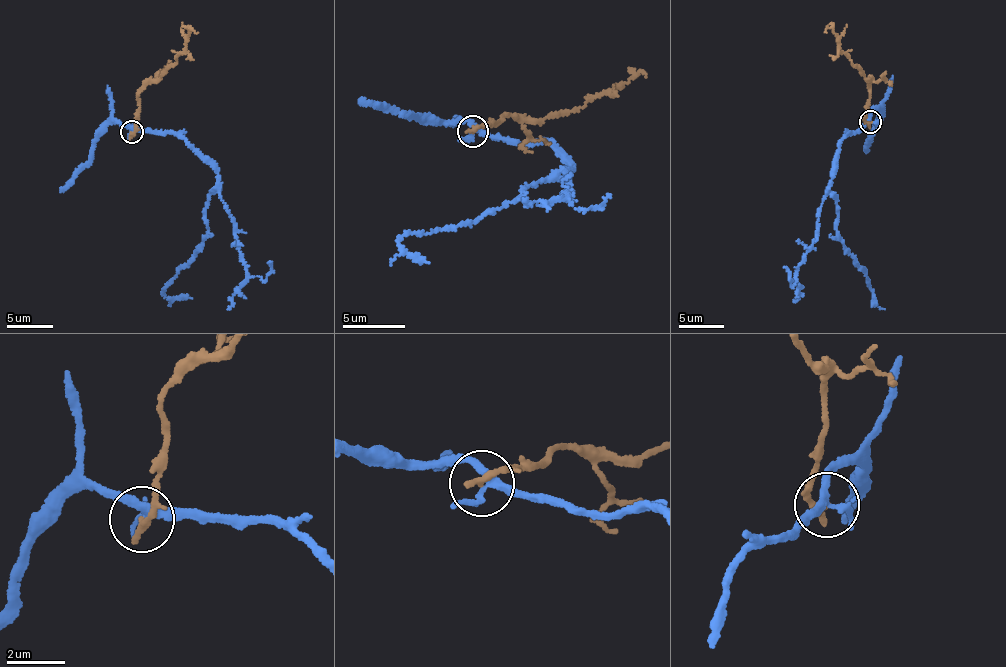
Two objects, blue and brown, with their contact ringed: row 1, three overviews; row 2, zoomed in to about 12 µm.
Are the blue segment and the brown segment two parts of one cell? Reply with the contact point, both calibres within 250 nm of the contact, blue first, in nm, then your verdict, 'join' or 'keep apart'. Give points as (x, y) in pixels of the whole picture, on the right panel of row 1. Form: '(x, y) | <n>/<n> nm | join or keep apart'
(870, 122) | 220/240 nm | keep apart

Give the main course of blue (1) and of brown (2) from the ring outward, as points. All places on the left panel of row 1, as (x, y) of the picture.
1: (132, 132), (186, 138), (217, 176), (206, 209), (208, 235), (164, 291), (167, 297), (192, 298)
2: (132, 132), (137, 92), (154, 82), (171, 66), (183, 51), (188, 32), (197, 32)

